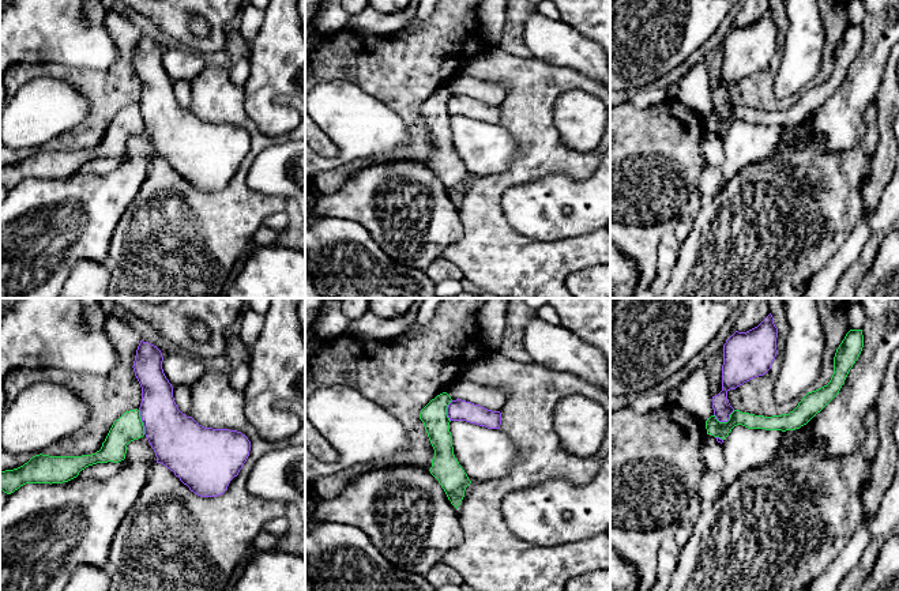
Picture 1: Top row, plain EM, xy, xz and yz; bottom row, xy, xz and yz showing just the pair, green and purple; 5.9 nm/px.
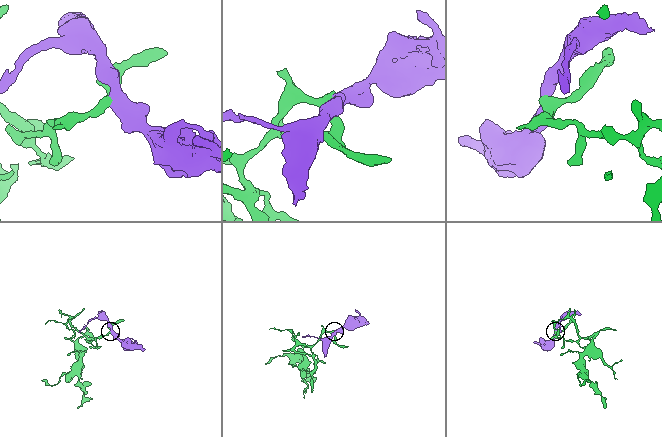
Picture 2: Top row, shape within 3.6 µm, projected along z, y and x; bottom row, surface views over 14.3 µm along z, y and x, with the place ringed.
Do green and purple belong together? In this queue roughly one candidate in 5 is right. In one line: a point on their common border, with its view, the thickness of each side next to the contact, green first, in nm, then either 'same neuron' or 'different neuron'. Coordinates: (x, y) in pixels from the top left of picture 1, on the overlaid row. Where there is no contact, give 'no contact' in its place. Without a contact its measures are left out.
meets green in yz at (725, 422); 100 nm thick on the green side, 110 nm on the other; different neuron

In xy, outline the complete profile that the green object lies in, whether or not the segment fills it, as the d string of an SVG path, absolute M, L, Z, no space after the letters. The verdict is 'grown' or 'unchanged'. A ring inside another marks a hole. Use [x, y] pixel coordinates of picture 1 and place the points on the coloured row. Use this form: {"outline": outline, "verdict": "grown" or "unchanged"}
{"outline": "M138 409L125 411L116 419L99 451L82 456L35 455L23 466L0 473L0 490L14 493L26 483L63 483L97 463L119 463L125 459L127 445L144 436Z", "verdict": "unchanged"}

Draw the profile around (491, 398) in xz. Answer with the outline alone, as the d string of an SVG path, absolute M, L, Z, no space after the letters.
M460 379L456 383L450 396L452 400L462 399L492 411L500 411L508 399L508 395L500 388L482 385L466 379Z

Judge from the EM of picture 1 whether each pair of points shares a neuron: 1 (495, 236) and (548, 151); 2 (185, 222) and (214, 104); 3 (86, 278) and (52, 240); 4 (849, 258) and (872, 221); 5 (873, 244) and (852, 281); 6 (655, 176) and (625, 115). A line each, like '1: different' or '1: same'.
1: same
2: same
3: different
4: same
5: same
6: same

